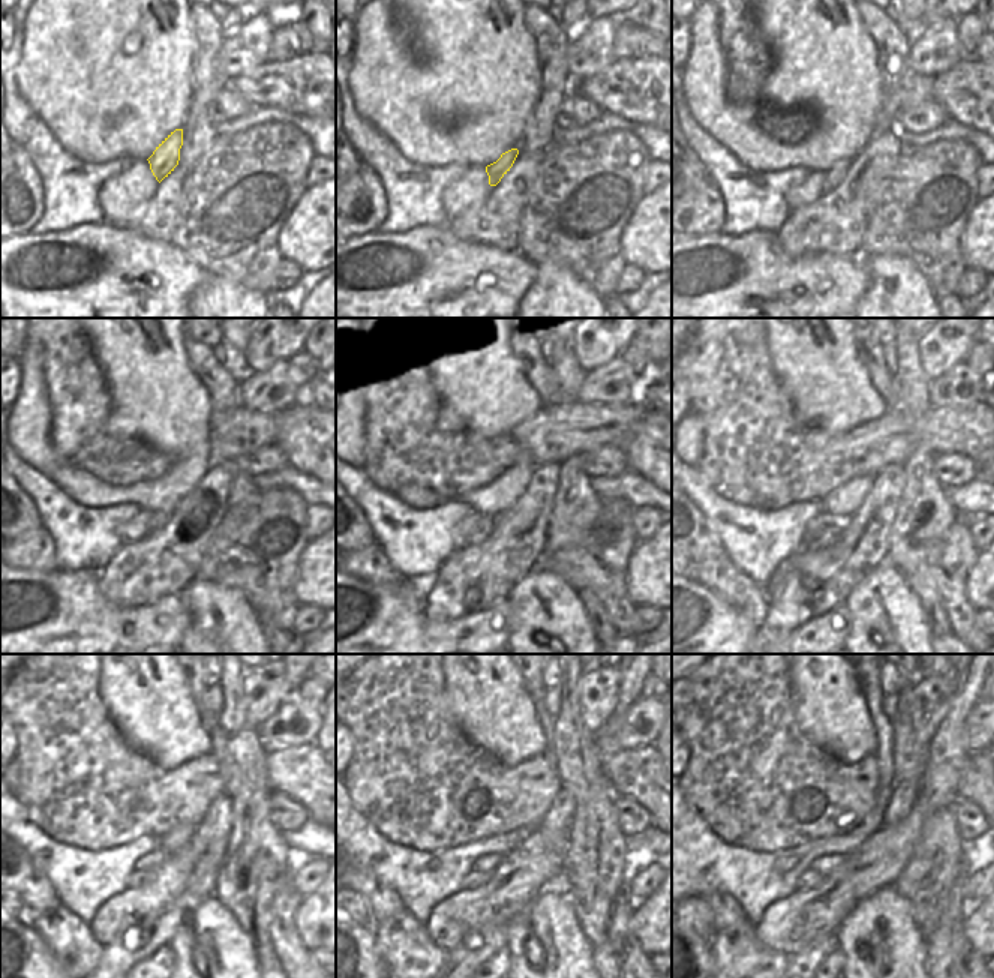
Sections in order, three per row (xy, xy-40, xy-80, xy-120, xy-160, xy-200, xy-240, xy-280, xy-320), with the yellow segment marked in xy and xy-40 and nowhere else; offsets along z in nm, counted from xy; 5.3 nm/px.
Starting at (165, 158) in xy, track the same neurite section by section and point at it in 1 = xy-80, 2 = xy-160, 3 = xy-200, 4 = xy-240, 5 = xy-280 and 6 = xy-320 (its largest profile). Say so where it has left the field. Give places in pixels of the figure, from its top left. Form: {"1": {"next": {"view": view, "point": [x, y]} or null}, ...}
{"1": {"next": {"view": "xy-80", "point": [834, 174]}}, "2": {"next": {"view": "xy-160", "point": [486, 525]}}, "3": {"next": {"view": "xy-200", "point": [825, 536]}}, "4": {"next": {"view": "xy-240", "point": [138, 878]}}, "5": {"next": {"view": "xy-280", "point": [476, 879]}}, "6": {"next": {"view": "xy-320", "point": [810, 879]}}}

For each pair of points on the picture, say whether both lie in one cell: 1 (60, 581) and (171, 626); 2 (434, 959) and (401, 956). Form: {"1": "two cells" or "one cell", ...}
{"1": "one cell", "2": "one cell"}

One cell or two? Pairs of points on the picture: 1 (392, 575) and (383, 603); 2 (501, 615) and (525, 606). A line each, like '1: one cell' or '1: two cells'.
1: two cells
2: two cells

